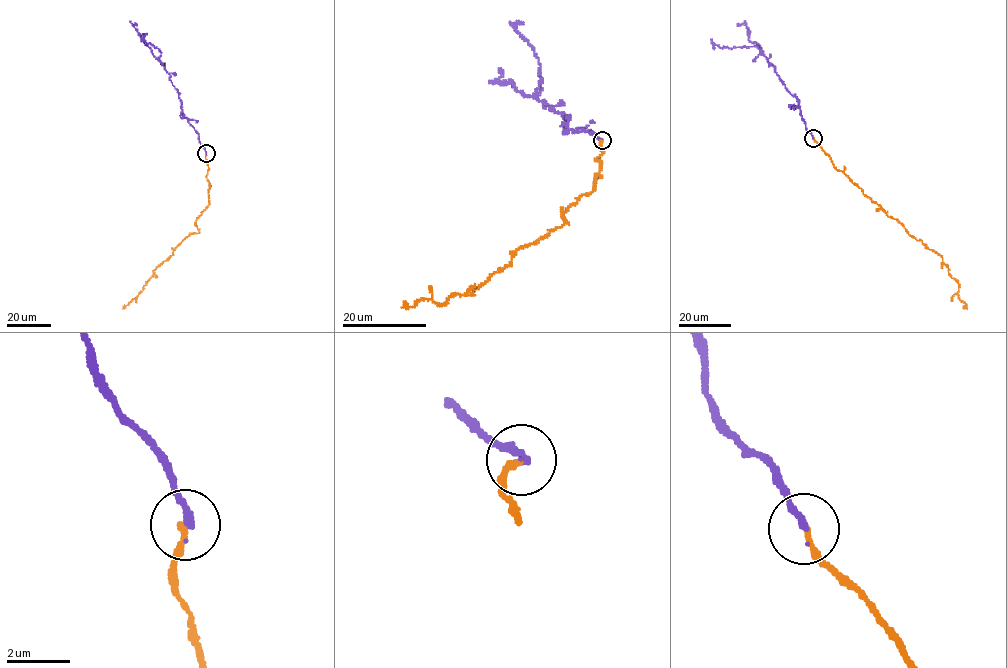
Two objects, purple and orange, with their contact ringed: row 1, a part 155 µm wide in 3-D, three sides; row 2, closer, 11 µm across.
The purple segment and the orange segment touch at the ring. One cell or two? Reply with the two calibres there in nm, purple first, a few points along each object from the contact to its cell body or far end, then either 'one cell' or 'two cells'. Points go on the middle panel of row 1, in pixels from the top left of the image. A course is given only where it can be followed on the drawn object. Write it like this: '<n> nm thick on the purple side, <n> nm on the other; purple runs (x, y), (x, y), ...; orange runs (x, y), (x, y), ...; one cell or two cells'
240 nm thick on the purple side, 200 nm on the other; purple runs (601, 140), (589, 131), (567, 132), (564, 116), (510, 80), (493, 82), (499, 69); orange runs (601, 140), (593, 190), (563, 214), (566, 221), (473, 290), (442, 305), (403, 301); one cell

